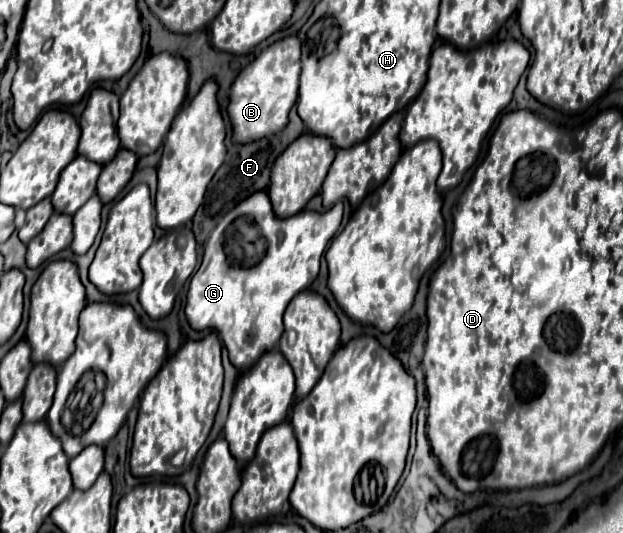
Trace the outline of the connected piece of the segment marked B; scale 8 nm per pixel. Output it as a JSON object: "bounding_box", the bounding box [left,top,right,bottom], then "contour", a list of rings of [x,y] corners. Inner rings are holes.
{"bounding_box":[228,36,300,144],"contour":[[[288,36],[268,46],[252,64],[248,64],[230,88],[228,116],[232,124],[232,140],[236,144],[250,144],[272,134],[278,134],[288,124],[288,112],[298,98],[300,78],[300,40]]]}

